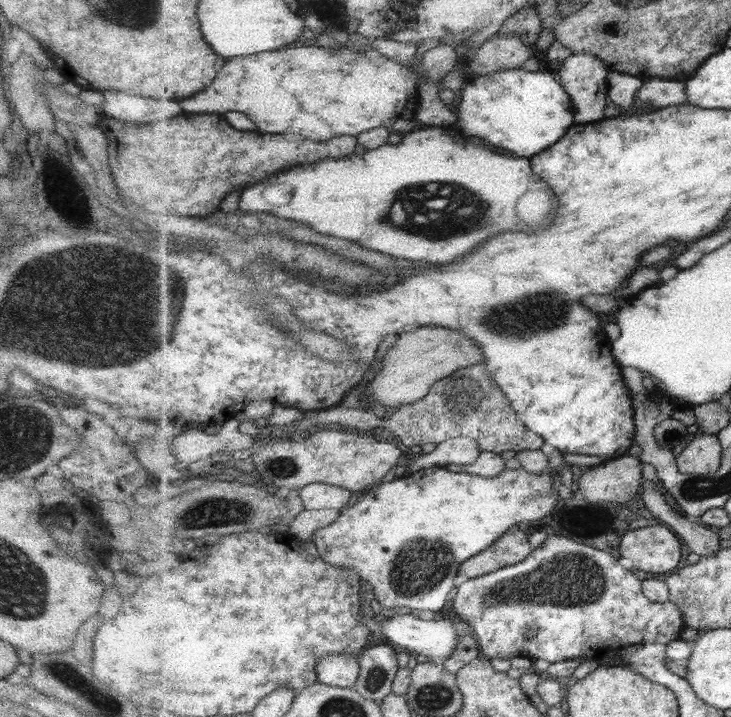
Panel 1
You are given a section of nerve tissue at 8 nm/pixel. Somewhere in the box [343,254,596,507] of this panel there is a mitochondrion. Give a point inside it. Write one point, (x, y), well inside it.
(531, 317)

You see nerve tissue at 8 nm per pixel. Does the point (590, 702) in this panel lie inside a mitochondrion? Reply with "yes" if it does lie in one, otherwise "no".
no

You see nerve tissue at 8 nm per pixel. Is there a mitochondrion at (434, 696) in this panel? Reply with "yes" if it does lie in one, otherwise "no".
yes

